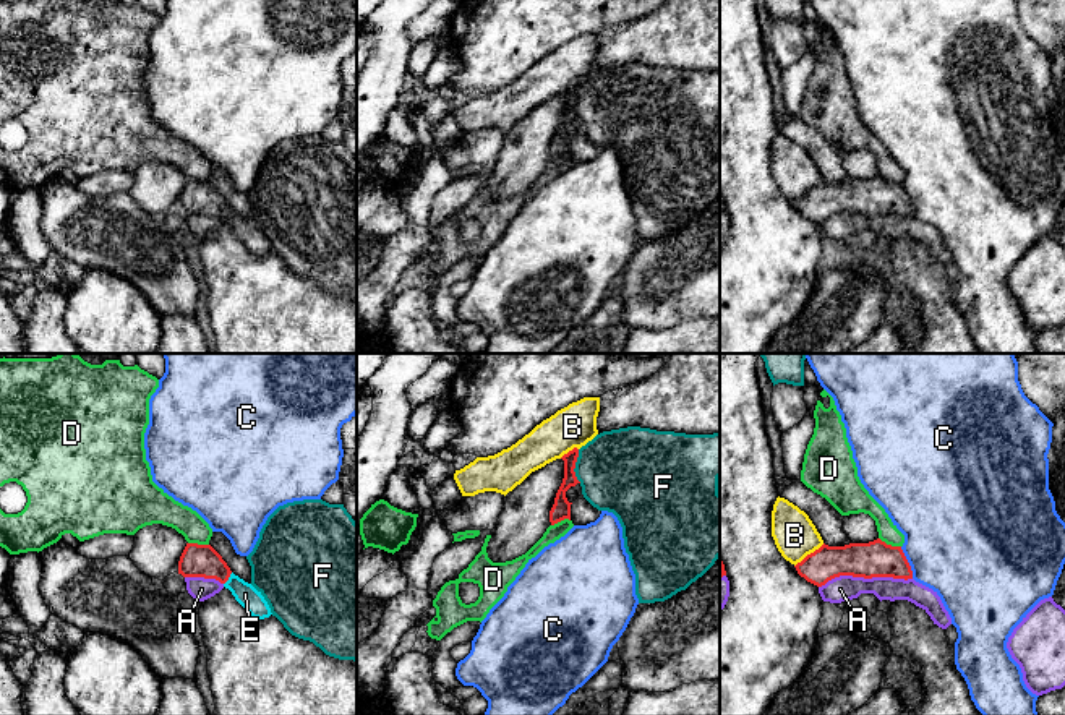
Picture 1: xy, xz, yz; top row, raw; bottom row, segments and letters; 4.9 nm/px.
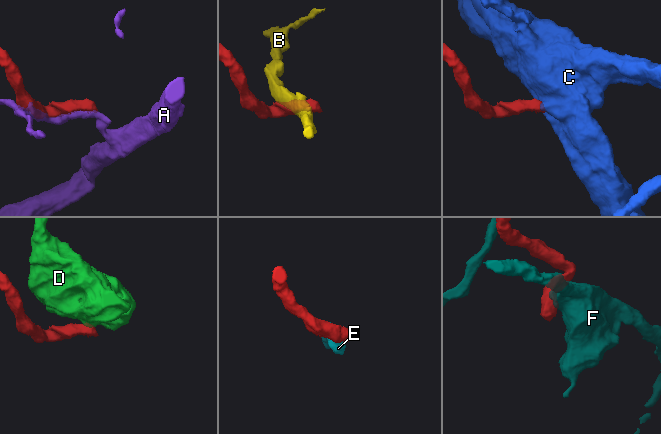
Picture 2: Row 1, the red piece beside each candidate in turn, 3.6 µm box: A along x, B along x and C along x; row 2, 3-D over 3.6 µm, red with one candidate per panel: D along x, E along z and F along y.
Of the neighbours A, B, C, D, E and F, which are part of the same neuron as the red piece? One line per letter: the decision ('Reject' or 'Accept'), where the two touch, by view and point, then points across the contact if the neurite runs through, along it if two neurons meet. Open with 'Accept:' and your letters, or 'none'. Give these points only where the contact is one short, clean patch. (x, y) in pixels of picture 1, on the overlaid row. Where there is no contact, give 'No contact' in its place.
Accept: E
A: Reject. Touches red at yz (864, 577)
B: Reject. Touches red at yz (811, 553)
C: Reject. Touches red at yz (908, 563). Boundary: yz (900, 547), (913, 577)
D: Reject. Touches red at yz (890, 545). Boundary: yz (879, 537), (887, 543), (900, 547)
E: Accept. Touches red at xy (227, 579). Path across: xy (196, 560), (214, 566), (227, 579), (245, 594)
F: Reject. Touches red at xz (574, 466). Boundary: xz (577, 449), (574, 474), (581, 482)

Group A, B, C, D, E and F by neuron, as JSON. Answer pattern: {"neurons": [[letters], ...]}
{"neurons": [["A"], ["B"], ["C"], ["D"], ["E"], ["F"]]}

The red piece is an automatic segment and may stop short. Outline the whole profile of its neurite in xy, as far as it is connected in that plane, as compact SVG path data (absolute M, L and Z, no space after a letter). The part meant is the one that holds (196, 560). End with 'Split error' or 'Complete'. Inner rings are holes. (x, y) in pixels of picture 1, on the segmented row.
M186 543L178 561L178 574L219 580L253 618L264 619L272 614L261 592L235 576L211 545Z. Split error

